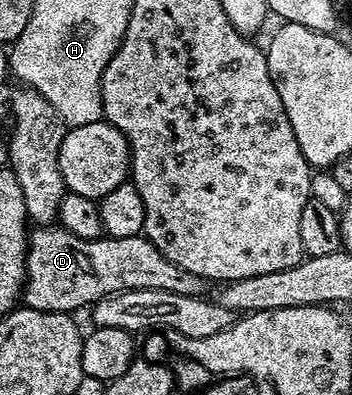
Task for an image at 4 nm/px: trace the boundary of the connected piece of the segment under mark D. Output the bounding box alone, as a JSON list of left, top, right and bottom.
[22,224,204,314]

